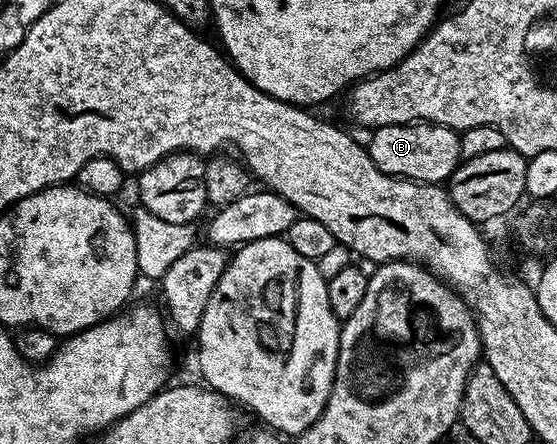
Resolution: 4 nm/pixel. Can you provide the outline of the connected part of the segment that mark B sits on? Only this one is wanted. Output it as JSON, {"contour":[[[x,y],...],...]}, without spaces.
{"contour":[[[399,123],[378,127],[372,131],[372,139],[366,146],[368,156],[382,173],[395,175],[397,179],[413,179],[415,183],[443,184],[451,179],[462,162],[460,135],[451,127],[437,123]]]}

